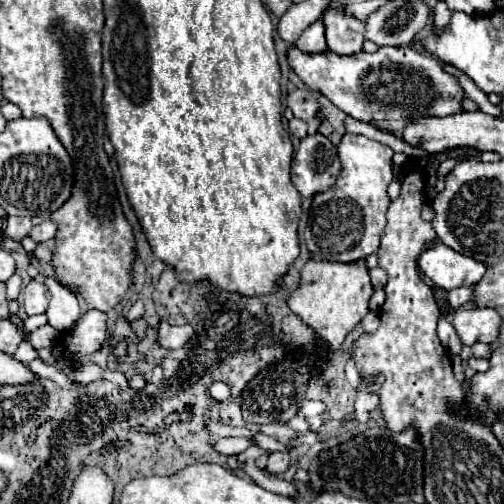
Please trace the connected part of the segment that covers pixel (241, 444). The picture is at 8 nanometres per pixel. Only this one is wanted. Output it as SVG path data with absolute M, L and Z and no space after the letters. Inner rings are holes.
M219 439L215 443L215 449L223 455L239 455L239 453L243 453L245 449L249 449L253 445L255 443L251 439Z

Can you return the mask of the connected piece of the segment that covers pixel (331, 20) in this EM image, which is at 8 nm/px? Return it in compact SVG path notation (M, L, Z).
M327 7L321 21L325 25L329 51L339 55L353 55L363 49L365 25L357 17L347 15L345 11L335 7Z

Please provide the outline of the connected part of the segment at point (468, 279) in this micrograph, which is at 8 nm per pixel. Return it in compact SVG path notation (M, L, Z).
M439 243L419 255L421 271L441 289L451 291L463 285L475 285L485 275L487 267L471 257L465 257L447 245Z

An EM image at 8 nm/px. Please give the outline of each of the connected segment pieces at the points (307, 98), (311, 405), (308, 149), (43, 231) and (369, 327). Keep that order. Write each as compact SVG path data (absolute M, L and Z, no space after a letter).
M293 89L287 97L287 107L293 111L295 117L303 121L309 121L319 109L317 99L309 89Z
M305 401L303 405L301 405L301 415L303 417L315 417L315 415L321 415L321 413L325 413L327 411L327 407L323 405L323 403L319 403L319 401Z
M315 133L301 139L301 145L293 155L291 179L303 197L313 197L315 193L333 187L339 169L337 149L325 135Z
M45 219L41 225L37 225L37 227L31 229L31 237L33 237L37 243L43 243L43 241L53 239L55 233L57 233L57 225L53 225L51 219Z
M369 311L369 313L363 317L361 325L363 325L365 333L375 333L379 327L379 313L375 313L375 311Z

